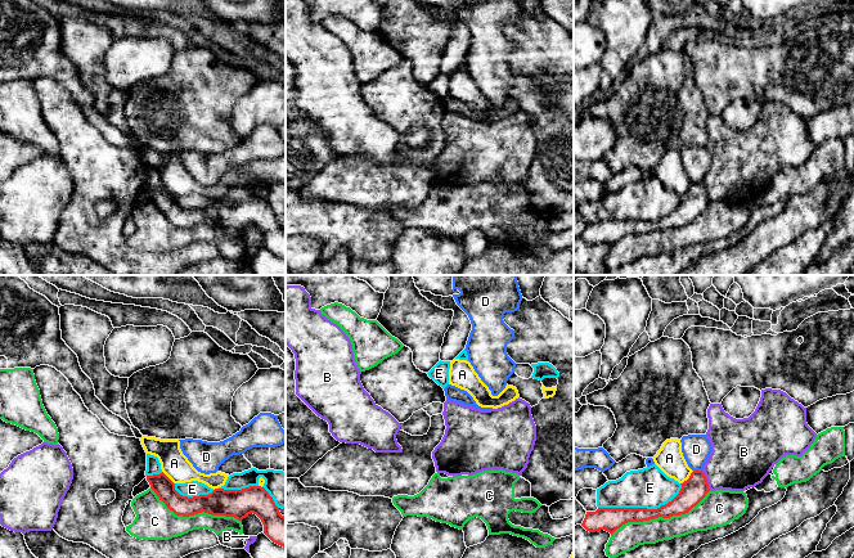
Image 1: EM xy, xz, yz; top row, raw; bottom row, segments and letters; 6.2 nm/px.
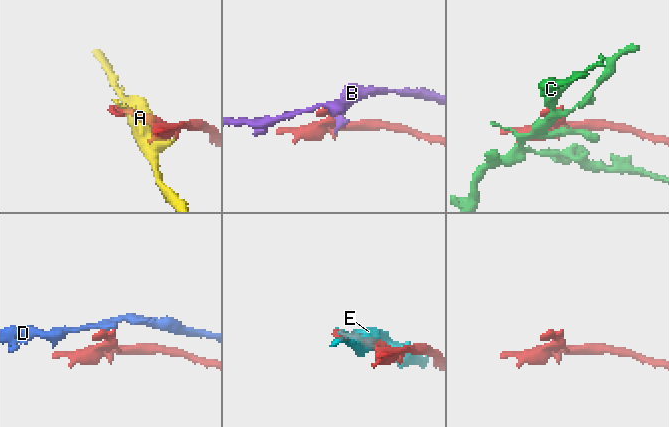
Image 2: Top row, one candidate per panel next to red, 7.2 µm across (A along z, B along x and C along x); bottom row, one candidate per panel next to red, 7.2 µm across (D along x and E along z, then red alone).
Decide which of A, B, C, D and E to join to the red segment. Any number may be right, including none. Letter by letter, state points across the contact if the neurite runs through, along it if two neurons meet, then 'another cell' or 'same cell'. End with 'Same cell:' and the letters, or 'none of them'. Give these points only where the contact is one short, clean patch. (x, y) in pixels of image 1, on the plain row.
A: another cell
B: another cell
C: another cell
D: border yz (693, 181), (701, 183); another cell
E: another cell
Same cell: none of them

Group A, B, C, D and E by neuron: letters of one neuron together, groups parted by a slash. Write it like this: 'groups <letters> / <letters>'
groups A / B / C / D / E

